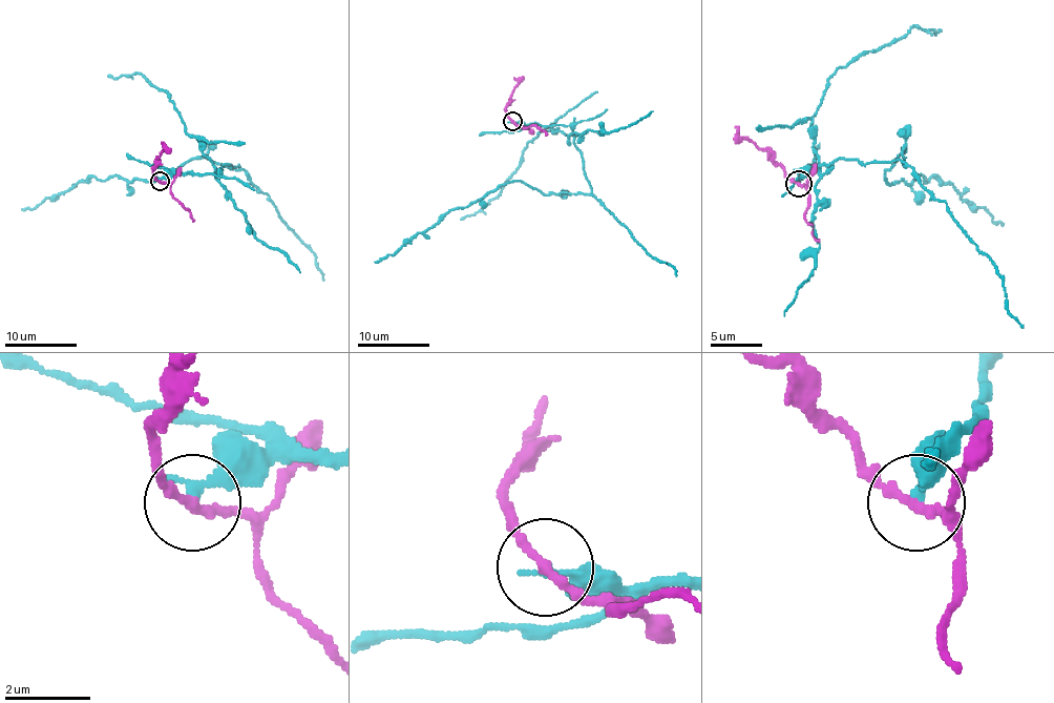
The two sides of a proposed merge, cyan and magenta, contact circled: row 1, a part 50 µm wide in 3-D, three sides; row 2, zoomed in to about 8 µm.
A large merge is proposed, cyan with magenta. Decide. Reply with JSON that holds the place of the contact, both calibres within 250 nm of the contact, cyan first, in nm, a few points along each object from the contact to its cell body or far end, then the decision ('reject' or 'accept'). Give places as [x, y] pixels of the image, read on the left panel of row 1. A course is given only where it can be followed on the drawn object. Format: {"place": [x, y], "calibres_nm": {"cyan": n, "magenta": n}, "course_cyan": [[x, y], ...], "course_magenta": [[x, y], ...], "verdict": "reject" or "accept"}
{"place": [160, 181], "calibres_nm": {"cyan": 240, "magenta": 240}, "course_cyan": [[160, 182], [174, 172], [215, 174], [228, 164], [238, 167], [190, 158], [147, 182], [91, 177], [22, 210]], "course_magenta": [[160, 182], [154, 177], [152, 165], [165, 149], [162, 142]], "verdict": "reject"}

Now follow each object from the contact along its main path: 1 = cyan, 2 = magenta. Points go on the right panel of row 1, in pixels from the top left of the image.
1: (799, 184), (802, 171), (843, 158), (903, 166), (905, 150), (887, 168), (890, 184), (936, 177), (1004, 225)
2: (799, 184), (776, 161), (742, 137), (734, 127)

